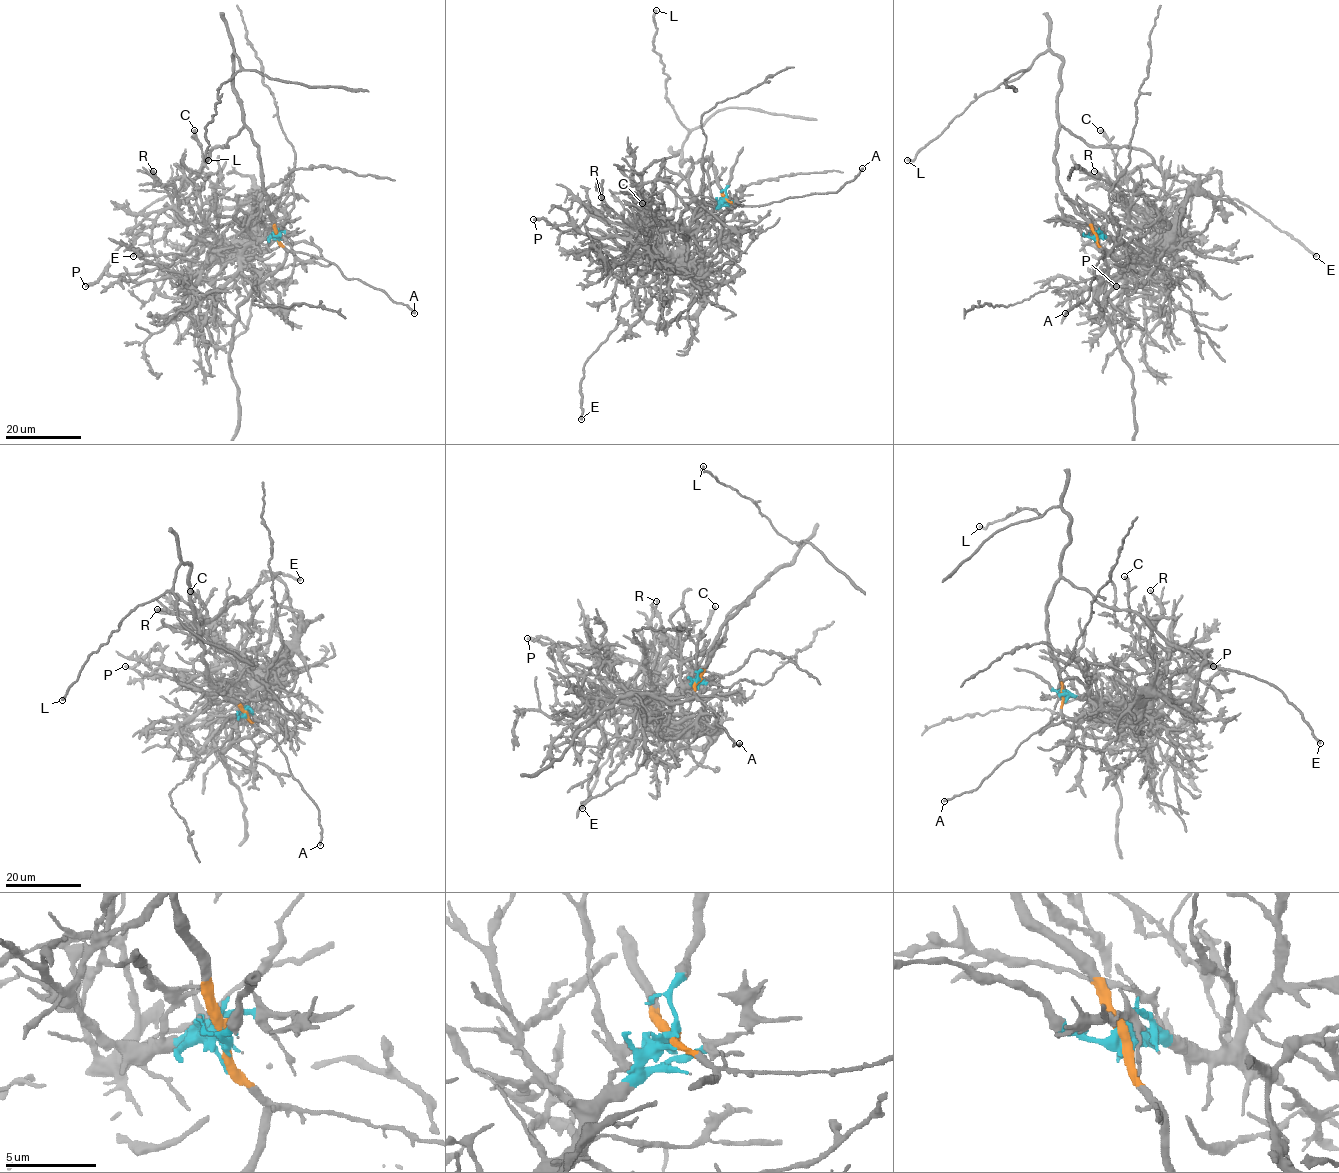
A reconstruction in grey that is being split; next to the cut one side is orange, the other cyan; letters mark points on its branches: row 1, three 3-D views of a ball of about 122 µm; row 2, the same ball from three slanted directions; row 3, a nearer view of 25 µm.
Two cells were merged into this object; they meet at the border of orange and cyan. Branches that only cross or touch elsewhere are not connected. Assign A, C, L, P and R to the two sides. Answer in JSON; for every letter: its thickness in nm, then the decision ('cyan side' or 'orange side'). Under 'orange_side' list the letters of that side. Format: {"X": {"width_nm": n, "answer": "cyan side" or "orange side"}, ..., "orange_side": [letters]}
{"A": {"width_nm": 280, "answer": "orange side"}, "C": {"width_nm": 360, "answer": "cyan side"}, "L": {"width_nm": 300, "answer": "orange side"}, "P": {"width_nm": 320, "answer": "cyan side"}, "R": {"width_nm": 200, "answer": "cyan side"}, "orange_side": ["A", "L"]}

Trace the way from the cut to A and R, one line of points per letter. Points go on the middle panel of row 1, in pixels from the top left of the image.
A: (726, 198), (736, 205), (763, 205), (787, 198), (836, 192), (862, 168)
R: (725, 198), (676, 258), (652, 258), (634, 230), (610, 222), (602, 213), (601, 197)

